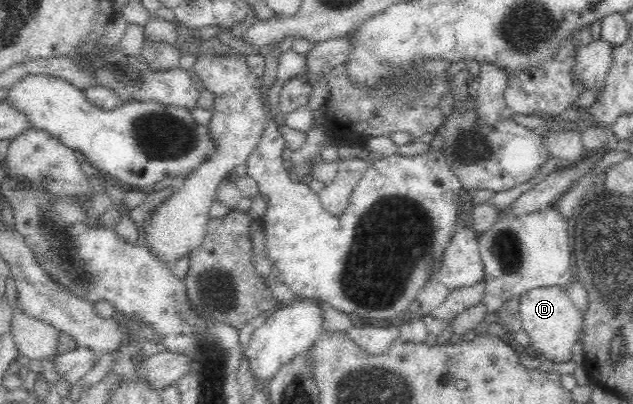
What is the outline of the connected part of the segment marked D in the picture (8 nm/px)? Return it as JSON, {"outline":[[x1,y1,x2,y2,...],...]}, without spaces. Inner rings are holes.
{"outline":[[534,289,520,299,521,328,530,338,528,346,540,354,542,360,561,363,571,360,572,348,579,342,583,330,584,311,572,302,567,289]]}

